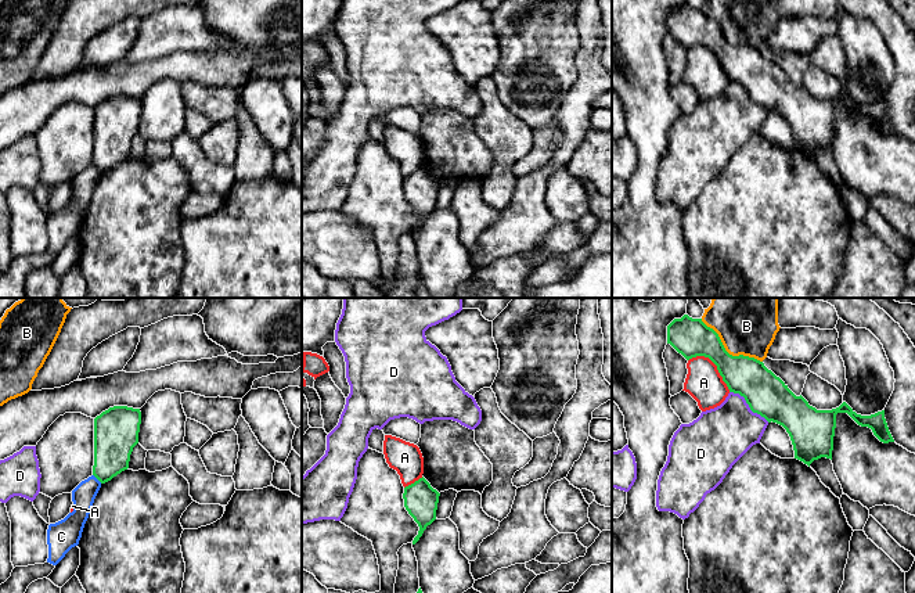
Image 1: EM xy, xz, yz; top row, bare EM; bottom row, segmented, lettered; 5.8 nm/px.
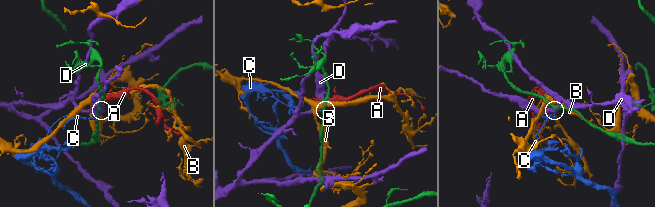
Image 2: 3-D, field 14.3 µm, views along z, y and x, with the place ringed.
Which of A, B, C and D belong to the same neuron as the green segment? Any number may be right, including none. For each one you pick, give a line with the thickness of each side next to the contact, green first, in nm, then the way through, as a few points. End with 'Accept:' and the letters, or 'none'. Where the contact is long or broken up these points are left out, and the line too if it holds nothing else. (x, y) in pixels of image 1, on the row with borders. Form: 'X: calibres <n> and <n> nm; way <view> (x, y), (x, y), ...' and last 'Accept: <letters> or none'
Accept: none

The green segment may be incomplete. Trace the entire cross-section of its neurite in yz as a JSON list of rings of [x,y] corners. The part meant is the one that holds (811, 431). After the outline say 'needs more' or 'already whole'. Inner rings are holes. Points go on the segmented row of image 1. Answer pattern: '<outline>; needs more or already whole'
[[[688,315],[674,319],[667,326],[667,344],[687,360],[696,356],[709,357],[717,366],[730,392],[743,396],[753,413],[786,430],[795,459],[808,467],[821,457],[832,460],[837,413],[847,413],[858,425],[871,428],[880,442],[894,442],[885,410],[861,416],[846,402],[832,410],[817,410],[801,395],[796,396],[763,362],[743,355],[730,355],[718,334],[702,319]]]; already whole

